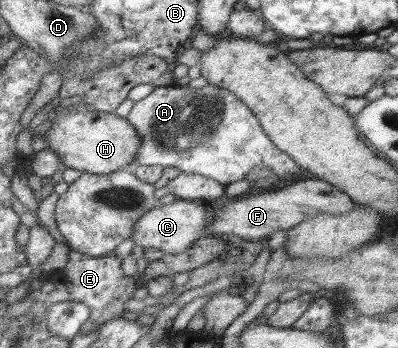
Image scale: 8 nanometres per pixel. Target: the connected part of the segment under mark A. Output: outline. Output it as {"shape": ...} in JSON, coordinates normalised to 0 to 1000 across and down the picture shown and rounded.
{"shape":[[[422,244],[399,247],[357,287],[339,290],[329,319],[312,336],[349,394],[349,440],[334,466],[312,486],[324,494],[347,477],[399,474],[445,483],[455,497],[503,500],[543,517],[550,529],[570,532],[590,517],[613,511],[613,500],[638,483],[671,483],[688,503],[731,511],[751,497],[746,471],[731,463],[721,443],[704,437],[651,365],[646,339],[570,259],[520,244],[485,256],[475,247]]]}

